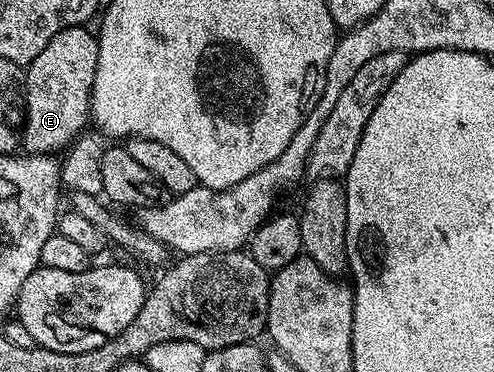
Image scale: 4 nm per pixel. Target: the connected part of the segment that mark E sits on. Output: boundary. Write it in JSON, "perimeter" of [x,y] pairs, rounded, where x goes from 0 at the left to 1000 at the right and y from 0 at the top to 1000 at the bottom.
{"perimeter":[[[176,70],[136,73],[93,118],[93,132],[69,153],[69,164],[53,180],[53,234],[57,223],[57,280],[49,288],[49,374],[45,363],[45,395],[51,409],[67,417],[93,417],[121,411],[144,387],[148,374],[160,368],[180,339],[182,301],[186,296],[186,231],[190,228],[190,196],[198,185],[198,121],[200,102],[178,86]]]}

